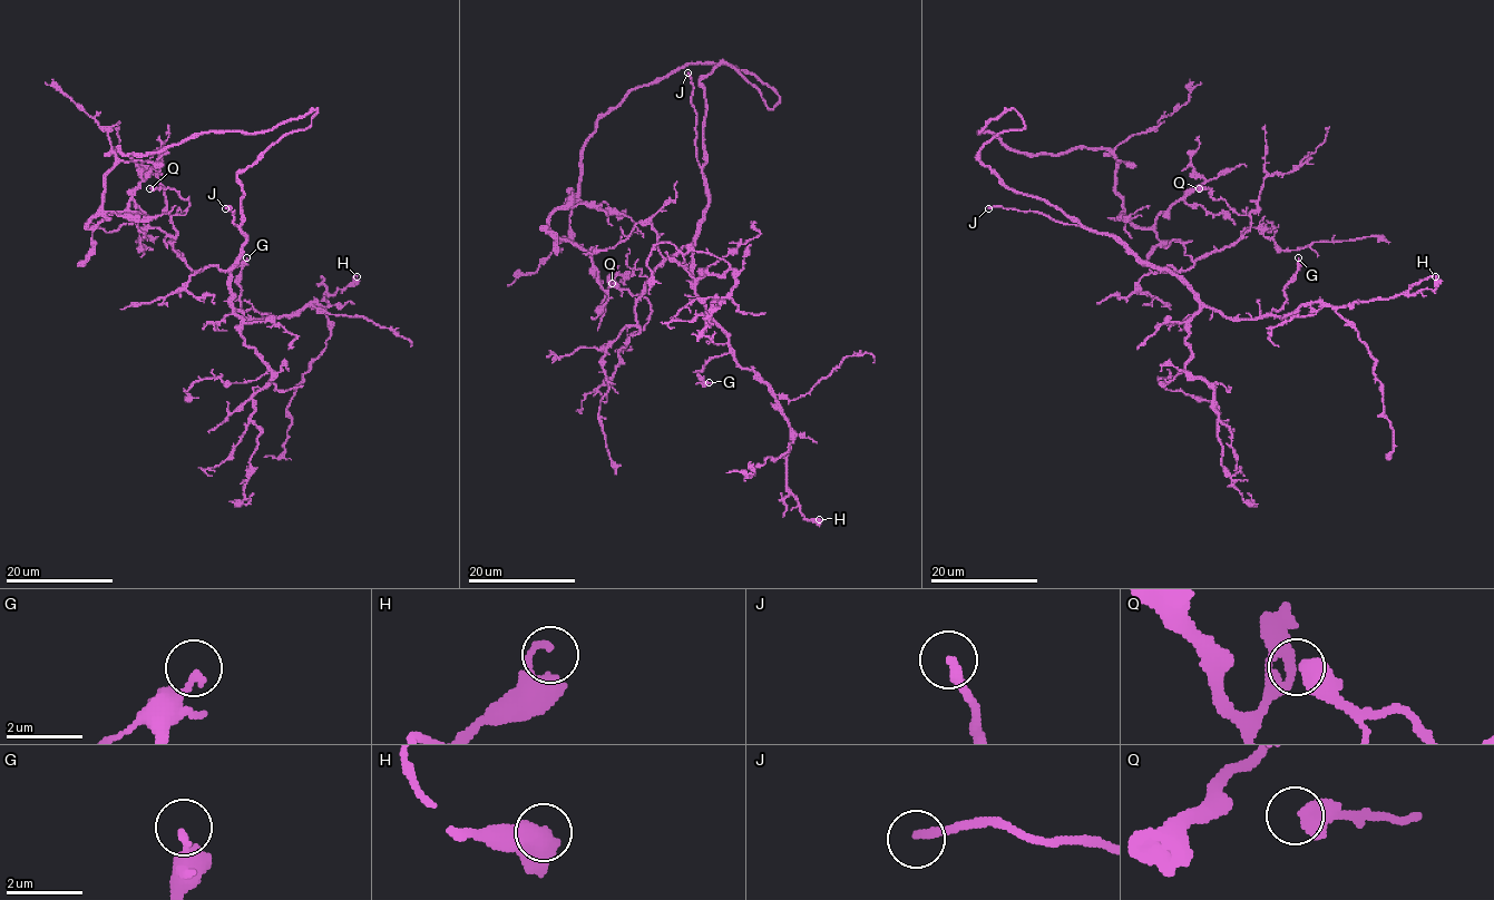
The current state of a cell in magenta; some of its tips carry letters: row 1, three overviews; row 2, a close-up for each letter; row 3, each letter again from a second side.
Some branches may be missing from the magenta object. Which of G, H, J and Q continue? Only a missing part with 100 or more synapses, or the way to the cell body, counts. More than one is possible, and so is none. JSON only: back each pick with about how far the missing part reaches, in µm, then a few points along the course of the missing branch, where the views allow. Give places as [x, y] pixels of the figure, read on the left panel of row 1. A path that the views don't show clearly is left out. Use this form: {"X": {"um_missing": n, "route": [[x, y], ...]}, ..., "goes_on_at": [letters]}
{"J": {"um_missing": 70, "route": [[225, 208], [214, 222], [188, 192], [201, 179], [206, 138], [191, 139], [171, 152], [152, 152], [128, 173]]}, "goes_on_at": ["J"]}

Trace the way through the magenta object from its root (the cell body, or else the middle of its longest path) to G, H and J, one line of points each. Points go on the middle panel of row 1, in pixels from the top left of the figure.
G: (720, 64), (700, 80), (708, 208), (693, 255), (693, 289), (729, 346), (699, 373), (709, 382)
H: (720, 64), (700, 80), (708, 208), (693, 289), (787, 420), (787, 489), (807, 519), (819, 519)
J: (720, 64), (700, 80), (706, 107), (705, 163), (701, 166), (693, 82), (687, 72)

